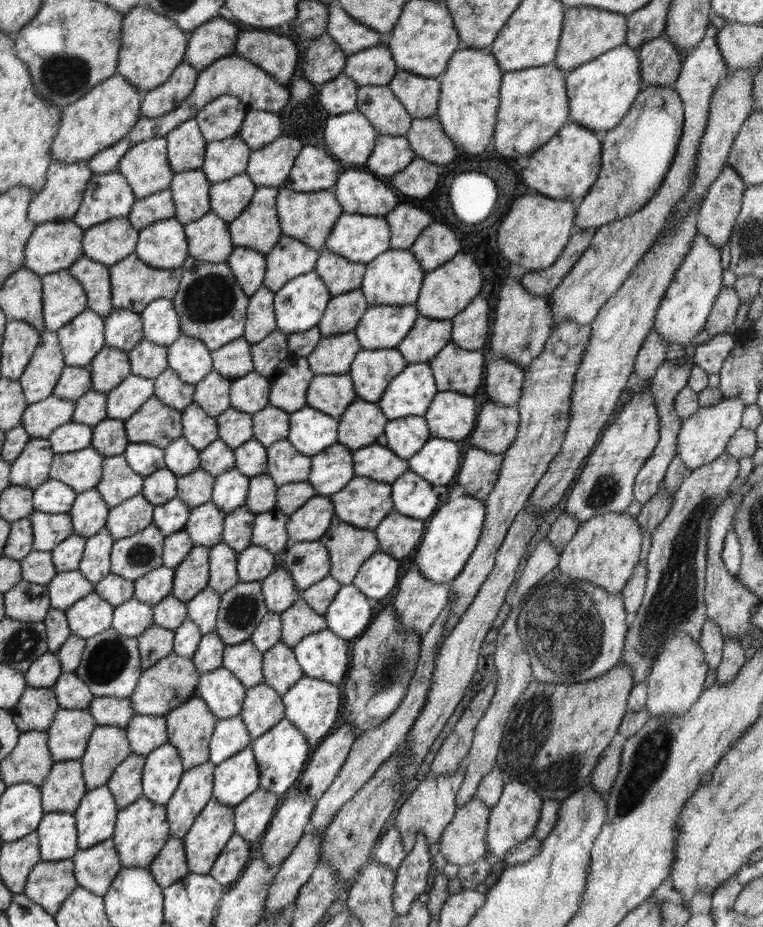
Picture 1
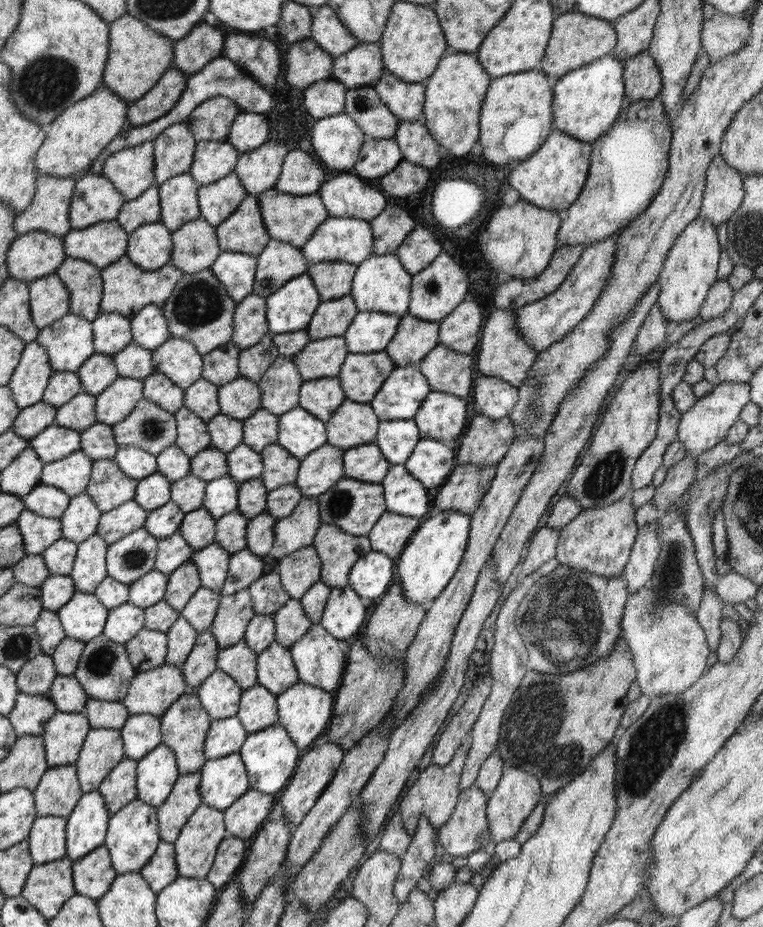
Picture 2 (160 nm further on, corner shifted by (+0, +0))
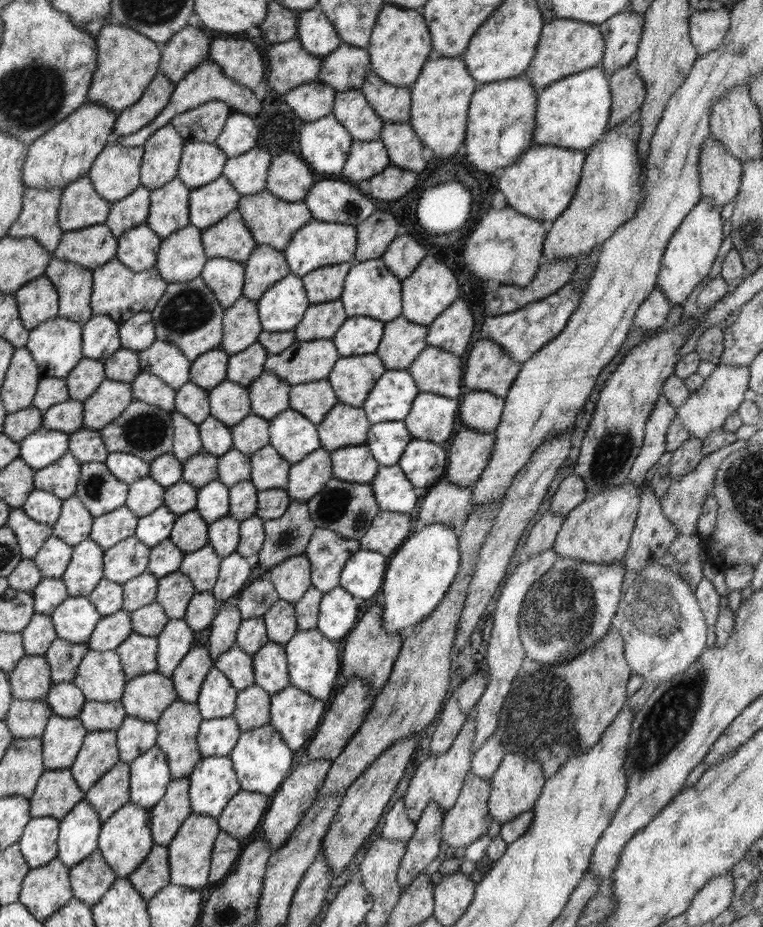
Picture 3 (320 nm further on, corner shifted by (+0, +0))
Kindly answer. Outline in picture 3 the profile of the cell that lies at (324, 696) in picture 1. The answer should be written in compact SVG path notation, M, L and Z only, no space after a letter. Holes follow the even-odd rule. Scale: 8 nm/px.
M290 685L271 696L269 724L295 752L316 734L324 712L324 701Z

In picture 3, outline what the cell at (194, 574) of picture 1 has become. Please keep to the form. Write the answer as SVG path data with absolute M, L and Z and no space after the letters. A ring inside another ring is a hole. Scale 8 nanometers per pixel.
M178 570L158 579L155 600L169 619L183 619L194 593L192 581Z

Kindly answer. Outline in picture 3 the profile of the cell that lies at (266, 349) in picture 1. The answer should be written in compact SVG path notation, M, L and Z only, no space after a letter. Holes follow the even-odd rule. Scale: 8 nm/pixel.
M258 341L243 351L229 355L225 379L248 387L265 370L264 363L268 355Z

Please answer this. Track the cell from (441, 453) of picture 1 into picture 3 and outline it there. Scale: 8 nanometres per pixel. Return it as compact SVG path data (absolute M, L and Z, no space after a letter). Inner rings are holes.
M413 438L405 446L397 465L417 491L426 491L445 474L446 446Z

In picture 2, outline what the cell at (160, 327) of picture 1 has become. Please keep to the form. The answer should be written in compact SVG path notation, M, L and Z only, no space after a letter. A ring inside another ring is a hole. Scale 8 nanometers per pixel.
M148 304L131 320L132 343L153 350L170 339L170 331L162 306Z

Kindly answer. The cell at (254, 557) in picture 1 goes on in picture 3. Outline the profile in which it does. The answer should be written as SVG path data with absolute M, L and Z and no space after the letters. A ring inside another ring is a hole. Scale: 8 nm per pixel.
M233 552L221 560L216 584L211 593L219 602L234 598L245 587L248 576L252 574L252 566L246 558Z

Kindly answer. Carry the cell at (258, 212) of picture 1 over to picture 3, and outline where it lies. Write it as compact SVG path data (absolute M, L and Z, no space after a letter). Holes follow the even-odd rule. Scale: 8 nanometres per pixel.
M237 208L216 225L202 229L201 241L208 259L228 258L240 263L258 246Z

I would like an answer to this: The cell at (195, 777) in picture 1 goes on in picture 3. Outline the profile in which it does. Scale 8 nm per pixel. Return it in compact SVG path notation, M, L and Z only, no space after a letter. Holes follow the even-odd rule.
M190 778L171 780L164 796L150 809L153 841L168 846L182 823L190 816Z

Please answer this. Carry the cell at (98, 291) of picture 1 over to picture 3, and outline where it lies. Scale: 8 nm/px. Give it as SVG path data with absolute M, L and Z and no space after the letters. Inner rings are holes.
M52 257L51 261L46 265L45 274L50 279L52 285L56 287L58 292L58 317L73 320L83 325L93 315L90 308L90 300L92 298L93 271L84 268L74 262L66 262L59 258Z

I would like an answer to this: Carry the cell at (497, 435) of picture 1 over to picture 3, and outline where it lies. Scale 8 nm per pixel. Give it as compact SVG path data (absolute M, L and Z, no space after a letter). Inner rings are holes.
M459 425L447 443L445 476L456 486L475 486L484 467L490 460L496 444L493 432L480 432L469 426Z

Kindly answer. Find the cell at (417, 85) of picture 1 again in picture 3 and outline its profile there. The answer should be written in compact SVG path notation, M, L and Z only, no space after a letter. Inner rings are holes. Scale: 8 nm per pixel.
M370 71L365 76L360 90L369 105L384 122L408 123L411 107L409 87L393 86Z

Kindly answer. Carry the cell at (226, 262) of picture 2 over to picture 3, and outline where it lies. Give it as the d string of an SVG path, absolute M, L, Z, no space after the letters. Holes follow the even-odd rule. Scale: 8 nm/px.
M228 258L208 259L199 274L204 285L212 290L214 297L226 309L242 297L244 275L244 263Z

